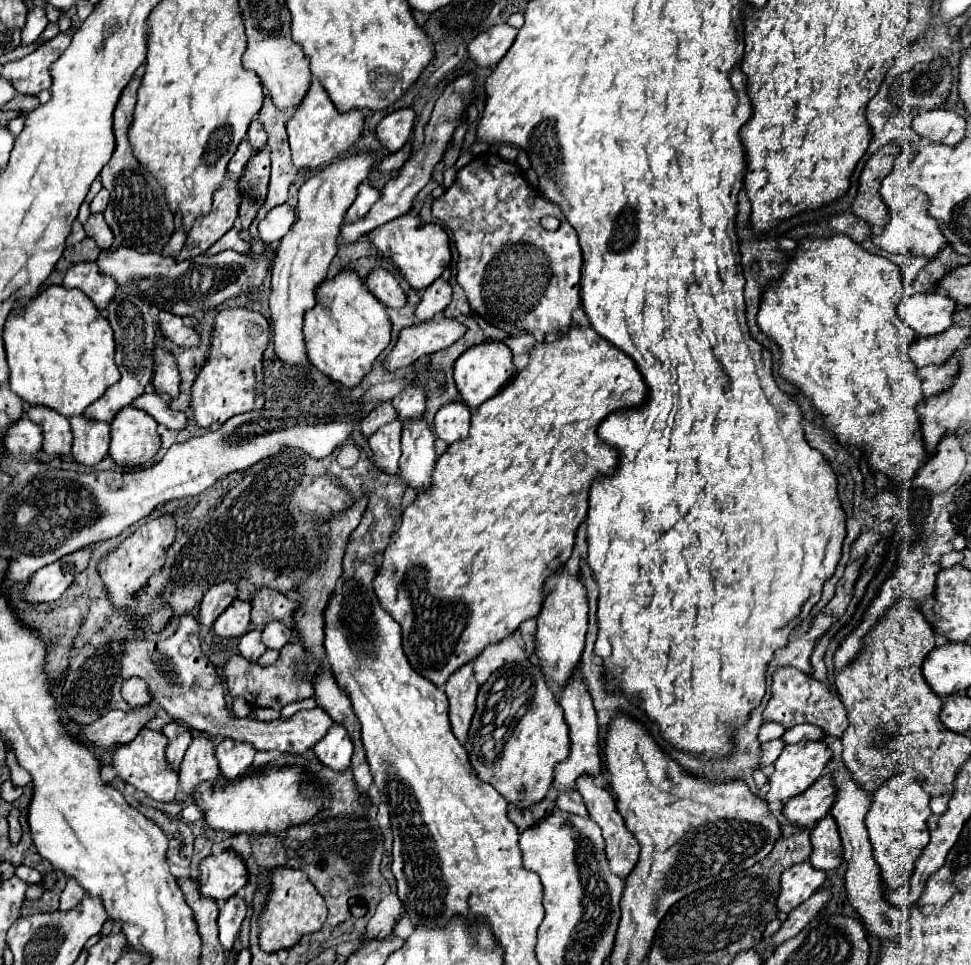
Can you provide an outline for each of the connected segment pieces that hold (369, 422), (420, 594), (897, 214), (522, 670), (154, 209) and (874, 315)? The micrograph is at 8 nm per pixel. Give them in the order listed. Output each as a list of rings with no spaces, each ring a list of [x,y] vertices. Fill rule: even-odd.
[[[387,399],[385,403],[377,403],[377,407],[363,419],[363,423],[361,423],[361,433],[363,433],[365,437],[369,437],[369,435],[373,435],[373,433],[377,431],[377,427],[381,427],[381,425],[393,421],[393,419],[397,419],[397,411],[393,411],[391,401]]]
[[[571,327],[565,337],[557,339],[553,343],[539,343],[529,353],[529,365],[523,371],[519,371],[513,377],[513,381],[505,389],[501,389],[495,397],[491,397],[483,405],[479,405],[469,437],[449,445],[449,449],[435,461],[429,489],[417,489],[415,501],[403,509],[403,523],[399,529],[393,531],[391,543],[385,549],[385,565],[379,567],[379,571],[373,579],[373,591],[375,591],[381,607],[401,625],[403,651],[405,651],[411,667],[419,675],[423,675],[425,679],[429,679],[437,687],[443,687],[447,683],[447,679],[459,667],[475,661],[475,657],[489,643],[499,643],[499,641],[507,639],[523,621],[539,615],[541,601],[543,601],[543,593],[541,593],[543,583],[559,565],[563,565],[569,559],[571,549],[573,549],[575,531],[587,515],[587,497],[589,497],[591,481],[595,481],[595,477],[599,473],[609,475],[617,463],[617,451],[613,451],[611,447],[607,447],[605,443],[601,443],[597,439],[597,427],[609,413],[623,409],[623,407],[633,407],[633,405],[643,403],[645,393],[647,393],[647,387],[641,379],[641,373],[637,371],[635,363],[623,351],[613,347],[609,341],[601,339],[591,327]]]
[[[903,151],[899,155],[891,175],[881,181],[879,193],[881,193],[883,203],[889,209],[889,223],[881,229],[881,233],[871,235],[871,241],[873,241],[875,247],[881,247],[883,251],[893,253],[893,255],[897,255],[897,253],[913,253],[917,257],[929,257],[931,259],[945,247],[945,237],[941,235],[941,231],[937,227],[937,221],[931,219],[929,213],[927,213],[927,197],[921,195],[921,191],[915,189],[915,187],[903,189],[901,185],[895,183],[895,179],[903,173],[903,169],[909,167],[913,155],[915,155],[915,151]]]
[[[529,659],[507,663],[497,669],[477,693],[477,709],[471,721],[471,729],[467,735],[465,749],[469,753],[469,761],[477,771],[479,779],[493,785],[507,801],[517,803],[519,809],[529,807],[541,801],[547,791],[553,787],[553,771],[555,767],[569,757],[569,733],[567,723],[563,719],[563,709],[559,707],[553,691],[549,689],[545,675],[541,675],[541,667],[533,665]],[[525,789],[525,797],[519,801],[517,791]]]
[[[133,77],[127,87],[121,93],[121,99],[115,107],[115,123],[113,123],[113,133],[115,133],[115,153],[109,159],[109,163],[101,171],[101,181],[103,187],[111,193],[109,205],[105,209],[105,221],[111,227],[113,235],[117,237],[117,245],[121,247],[133,247],[141,253],[161,253],[163,245],[169,241],[175,225],[173,225],[173,215],[167,209],[165,197],[153,175],[149,175],[133,157],[129,139],[127,139],[127,129],[131,125],[133,109],[135,109],[135,97],[137,89],[141,85],[141,77]]]
[[[837,233],[829,239],[823,239],[823,237],[803,237],[797,245],[797,249],[793,251],[791,259],[787,261],[785,265],[785,271],[779,279],[773,279],[773,283],[769,283],[769,291],[765,291],[765,295],[761,297],[761,307],[759,307],[759,315],[757,315],[757,321],[759,321],[759,327],[765,335],[769,335],[779,347],[781,347],[781,375],[795,383],[797,387],[801,387],[803,393],[807,393],[807,397],[811,397],[813,401],[813,407],[817,409],[817,413],[821,413],[825,419],[823,423],[827,425],[827,429],[831,433],[837,435],[837,439],[843,443],[843,445],[855,445],[863,451],[863,455],[867,457],[869,461],[869,467],[873,471],[881,471],[885,473],[887,477],[891,477],[895,483],[897,483],[897,489],[901,491],[901,497],[905,503],[909,503],[909,489],[911,489],[911,481],[915,477],[915,471],[919,467],[925,465],[927,461],[927,453],[925,453],[925,447],[923,447],[923,435],[921,435],[921,423],[919,423],[919,417],[917,417],[917,403],[923,399],[923,393],[921,393],[921,381],[917,377],[917,369],[913,365],[913,361],[909,359],[909,355],[905,353],[913,341],[915,341],[915,331],[911,327],[905,327],[905,323],[901,323],[901,319],[897,319],[897,303],[901,303],[903,299],[903,285],[901,285],[901,271],[899,267],[881,257],[881,255],[875,255],[875,253],[869,253],[867,249],[863,249],[859,243],[855,243],[849,235],[845,233]]]

